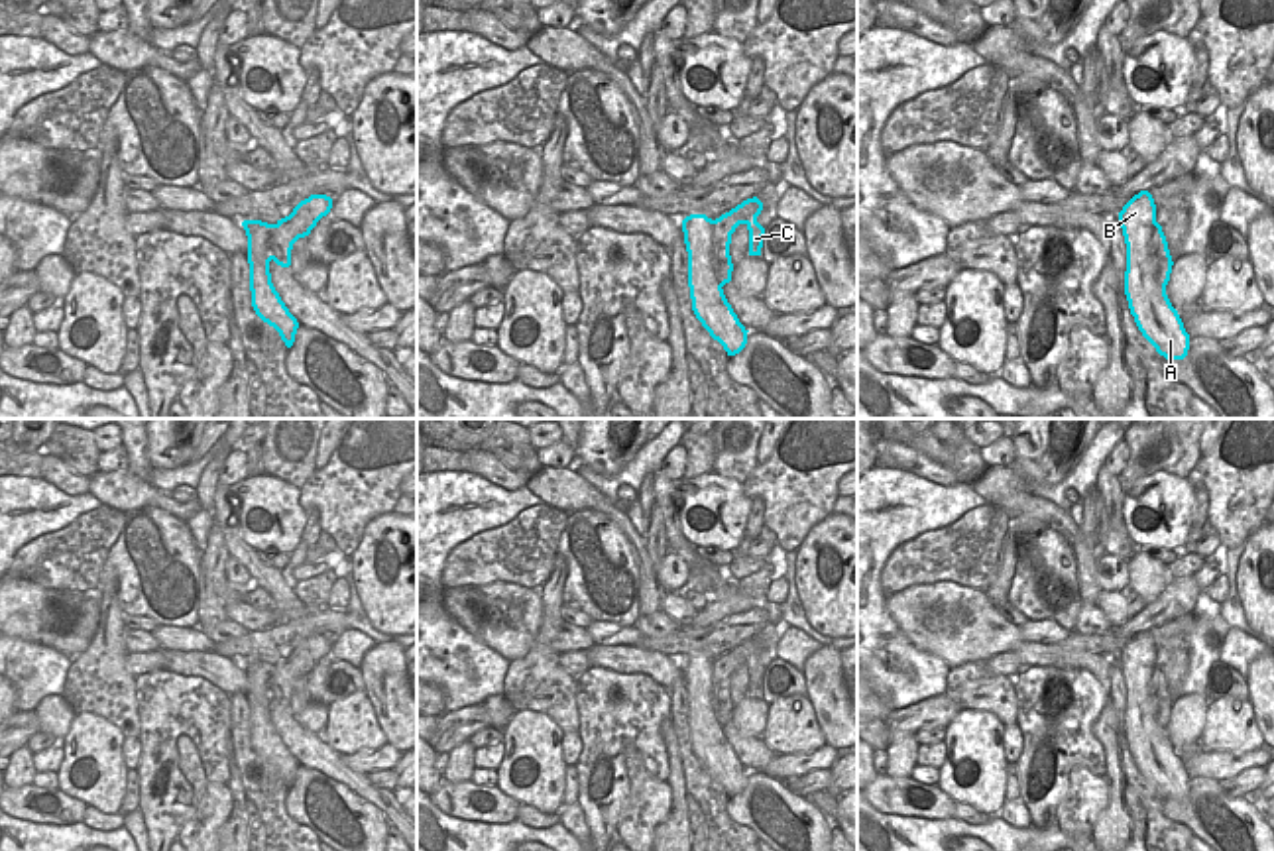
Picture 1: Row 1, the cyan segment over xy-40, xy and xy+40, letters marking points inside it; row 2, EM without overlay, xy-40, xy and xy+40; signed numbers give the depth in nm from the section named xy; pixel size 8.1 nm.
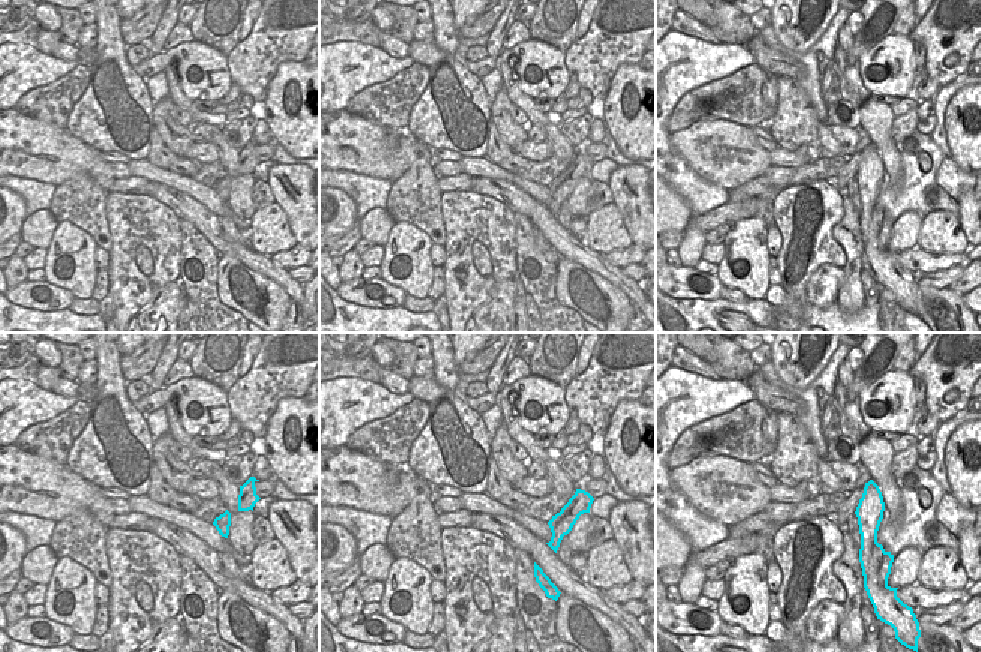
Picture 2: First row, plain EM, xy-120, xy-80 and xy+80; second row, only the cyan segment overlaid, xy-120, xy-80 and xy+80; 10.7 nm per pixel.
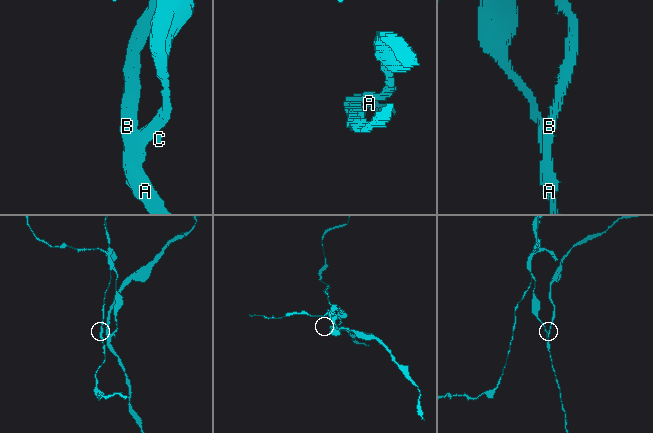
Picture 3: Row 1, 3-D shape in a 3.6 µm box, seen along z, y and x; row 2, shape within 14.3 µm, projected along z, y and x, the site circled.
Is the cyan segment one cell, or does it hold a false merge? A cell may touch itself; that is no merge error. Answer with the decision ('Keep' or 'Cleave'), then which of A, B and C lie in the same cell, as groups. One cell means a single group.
Cleave. Groups: A B / C

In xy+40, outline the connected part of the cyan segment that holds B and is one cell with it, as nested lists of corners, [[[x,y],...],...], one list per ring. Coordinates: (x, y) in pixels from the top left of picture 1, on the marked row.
[[[1148,191],[1134,195],[1119,212],[1119,224],[1127,244],[1125,295],[1130,314],[1160,356],[1184,360],[1189,350],[1189,334],[1156,279],[1152,195]]]

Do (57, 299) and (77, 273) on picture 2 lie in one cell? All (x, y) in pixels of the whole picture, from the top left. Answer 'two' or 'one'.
two

